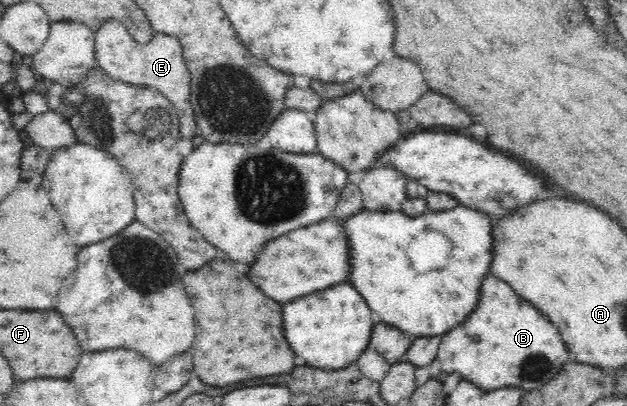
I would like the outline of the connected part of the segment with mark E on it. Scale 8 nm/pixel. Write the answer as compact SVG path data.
M117 20L104 21L101 27L96 29L94 37L97 67L103 69L112 79L159 91L159 93L163 94L174 105L176 111L179 111L179 117L181 117L181 123L178 123L179 133L189 139L191 139L193 135L199 136L201 131L199 131L199 126L195 123L195 119L193 119L193 111L191 111L191 105L189 105L191 75L189 75L189 70L182 56L181 43L175 37L155 32L155 37L151 39L151 42L141 44L131 38L131 33L127 32L127 28Z

